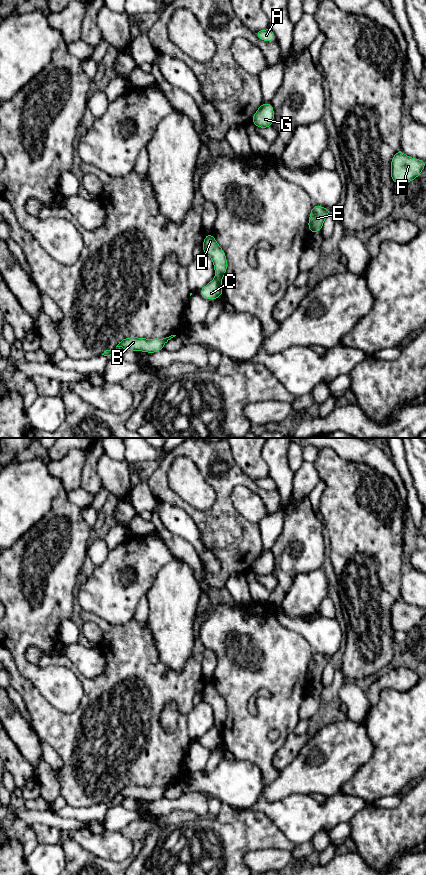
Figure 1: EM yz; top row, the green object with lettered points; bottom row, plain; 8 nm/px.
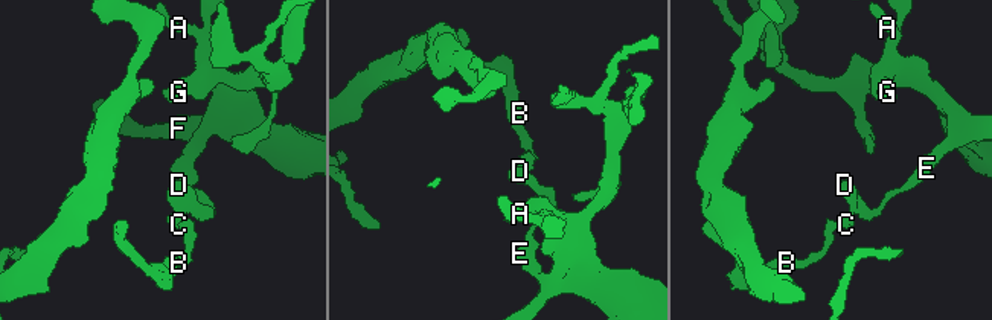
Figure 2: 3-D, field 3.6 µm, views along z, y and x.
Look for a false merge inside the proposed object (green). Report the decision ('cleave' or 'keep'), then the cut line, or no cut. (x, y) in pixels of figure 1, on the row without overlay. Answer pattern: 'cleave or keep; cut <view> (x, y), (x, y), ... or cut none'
cleave; cut yz (215, 725), (220, 729)

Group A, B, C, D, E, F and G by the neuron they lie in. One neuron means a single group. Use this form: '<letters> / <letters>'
A D E F G / B C

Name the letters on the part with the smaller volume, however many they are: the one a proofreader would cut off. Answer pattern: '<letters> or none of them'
B, C

